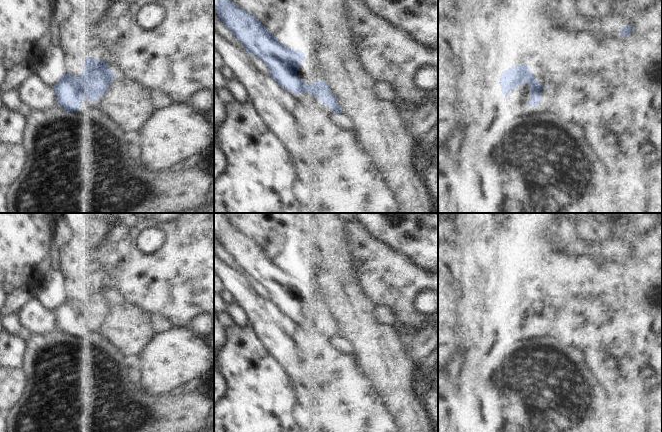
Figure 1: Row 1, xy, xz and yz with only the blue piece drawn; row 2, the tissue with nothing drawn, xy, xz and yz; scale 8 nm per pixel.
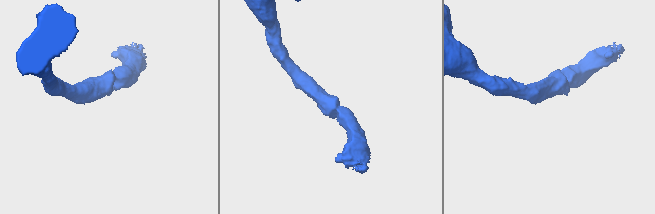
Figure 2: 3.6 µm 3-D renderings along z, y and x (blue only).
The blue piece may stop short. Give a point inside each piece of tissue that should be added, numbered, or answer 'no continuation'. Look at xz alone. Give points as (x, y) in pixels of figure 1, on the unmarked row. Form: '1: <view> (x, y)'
no continuation

